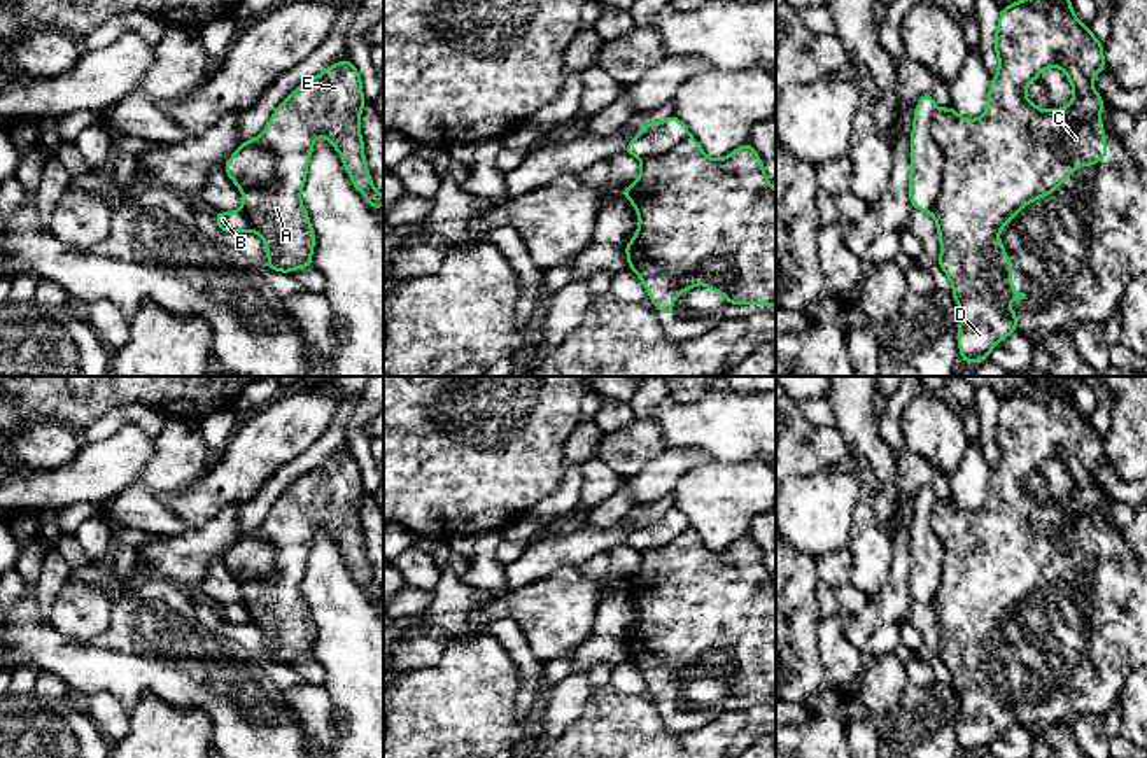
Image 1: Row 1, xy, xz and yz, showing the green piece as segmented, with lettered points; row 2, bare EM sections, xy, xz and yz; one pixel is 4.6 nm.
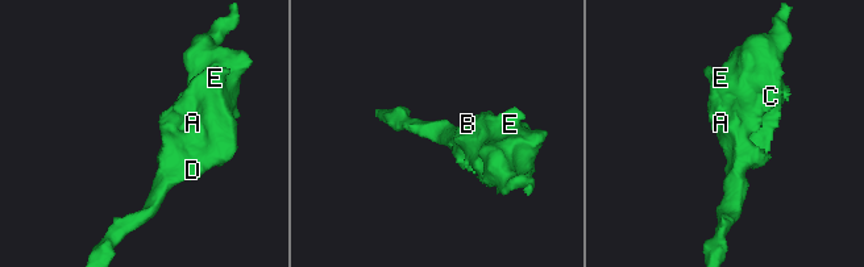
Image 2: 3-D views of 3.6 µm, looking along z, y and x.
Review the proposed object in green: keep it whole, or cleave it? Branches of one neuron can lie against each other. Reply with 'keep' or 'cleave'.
cleave

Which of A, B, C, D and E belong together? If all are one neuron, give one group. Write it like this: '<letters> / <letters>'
A C D E / B

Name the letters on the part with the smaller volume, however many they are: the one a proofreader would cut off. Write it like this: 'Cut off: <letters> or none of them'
Cut off: B

